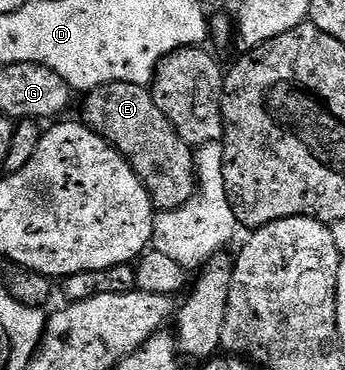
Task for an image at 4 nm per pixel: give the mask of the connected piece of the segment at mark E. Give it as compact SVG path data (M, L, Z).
M106 83L86 92L82 122L116 147L145 185L156 212L181 209L195 196L195 151L173 129L169 117L157 109L150 90L132 83Z

